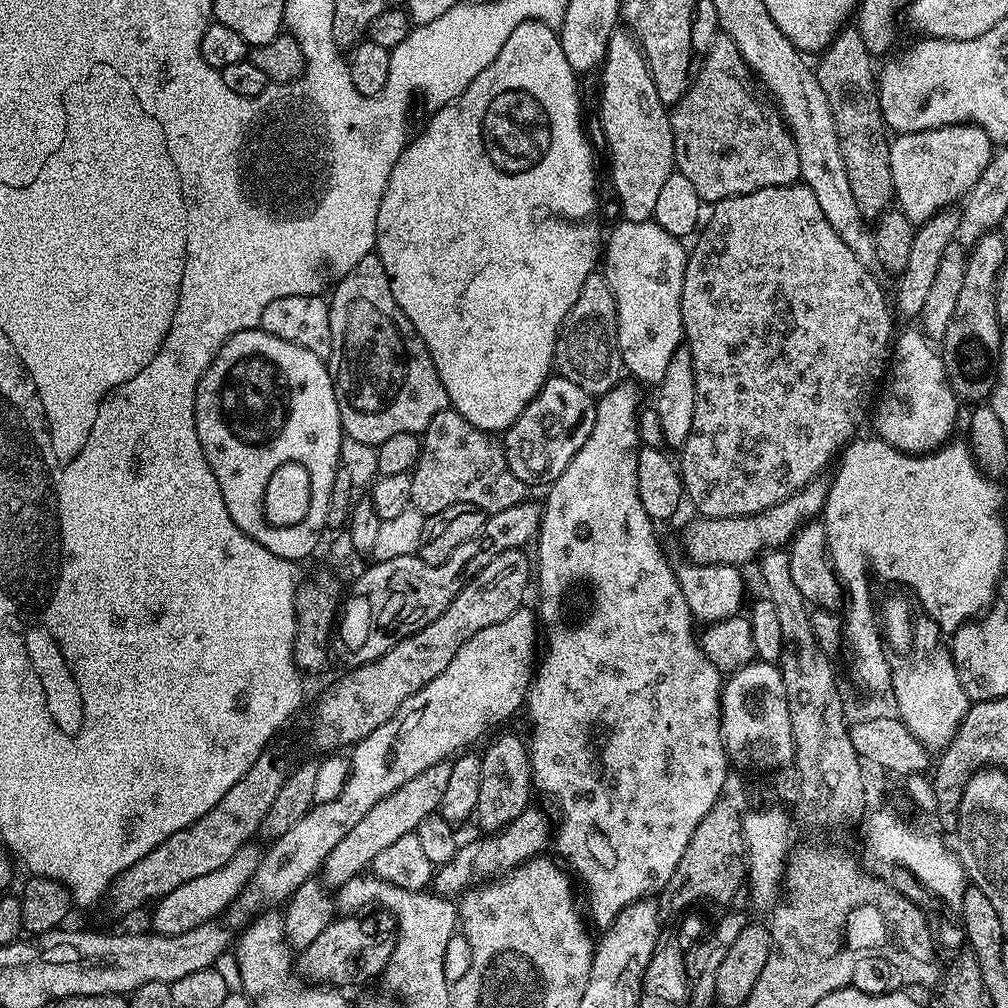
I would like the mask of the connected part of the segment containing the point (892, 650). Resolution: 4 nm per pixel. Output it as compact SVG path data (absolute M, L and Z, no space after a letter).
M892 596L885 602L884 612L882 608L882 636L886 641L888 668L892 671L890 696L896 699L896 712L914 738L929 750L943 750L954 738L970 701L966 690L962 690L952 653L940 628L909 600Z

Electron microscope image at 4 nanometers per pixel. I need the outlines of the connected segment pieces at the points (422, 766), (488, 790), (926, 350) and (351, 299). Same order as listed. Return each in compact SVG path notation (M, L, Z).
M521 606L506 622L494 622L494 626L486 626L486 630L478 630L470 642L462 642L458 654L450 658L450 666L438 674L438 678L426 682L418 694L410 694L402 706L390 718L390 722L382 722L378 730L366 734L366 738L358 741L350 752L350 771L348 780L342 786L338 798L325 800L312 805L302 822L294 822L286 834L275 837L268 852L261 857L256 872L248 879L248 884L240 891L239 896L233 902L230 909L230 917L239 926L244 926L253 918L265 910L275 909L283 905L306 881L313 879L323 869L324 859L366 818L366 813L373 806L378 806L386 794L394 794L398 786L410 782L410 778L418 778L422 770L430 770L430 766L445 763L449 758L463 753L473 747L475 740L483 741L493 731L495 724L508 720L516 711L523 709L528 696L528 688L532 684L532 678L536 675L538 663L538 651L536 652L536 640L538 644L538 616L528 606Z
M504 732L501 736L493 735L487 741L488 749L482 752L482 786L478 793L478 806L475 819L491 834L506 828L512 819L518 818L530 805L534 796L532 767L528 757L528 745L519 740L512 732Z
M919 330L897 335L886 373L870 416L873 432L900 452L923 455L945 443L953 430L959 399L946 378L944 359Z
M375 254L367 256L354 266L354 270L339 277L335 284L328 306L332 349L326 363L338 398L343 435L377 446L402 431L424 433L426 426L430 426L430 418L449 407L446 386L442 386L442 378L438 378L430 350L426 350L410 318L402 314L402 306L394 302L394 290L390 290L390 278L386 278L386 266L382 266Z

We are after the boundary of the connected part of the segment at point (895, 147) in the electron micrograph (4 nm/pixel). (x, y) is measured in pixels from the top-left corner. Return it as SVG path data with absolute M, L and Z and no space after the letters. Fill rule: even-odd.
M951 124L897 135L890 143L890 170L895 203L914 226L963 201L992 161L992 139L976 124Z

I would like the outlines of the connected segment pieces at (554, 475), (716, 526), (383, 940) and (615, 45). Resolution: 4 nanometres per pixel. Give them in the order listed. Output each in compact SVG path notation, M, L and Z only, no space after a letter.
M559 374L549 375L526 410L522 410L522 414L518 414L515 422L503 433L502 443L510 474L529 486L535 486L539 480L541 485L547 486L558 479L566 466L570 466L570 458L582 450L582 442L590 438L595 413L596 400L582 390L582 386L574 386L570 378Z
M824 478L811 480L805 488L787 496L780 504L770 506L753 516L738 518L695 518L684 528L684 552L694 564L728 564L745 566L772 551L784 548L795 536L797 530L808 521L817 519L823 513L824 503L828 497L829 481Z
M376 910L366 915L346 914L333 920L310 946L299 949L294 968L305 981L317 986L356 984L359 980L372 980L375 976L377 979L390 962L395 945L396 919L391 912Z
M617 30L609 38L609 48L600 73L600 124L604 127L604 140L608 143L608 156L612 159L612 188L620 199L620 216L630 222L646 222L653 219L658 194L666 180L674 173L674 134L669 109L654 90L654 78L640 45L627 31Z

